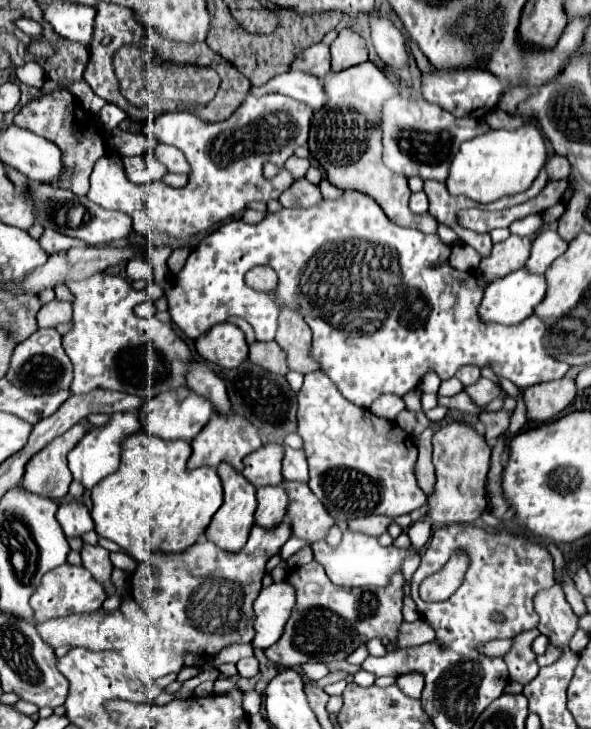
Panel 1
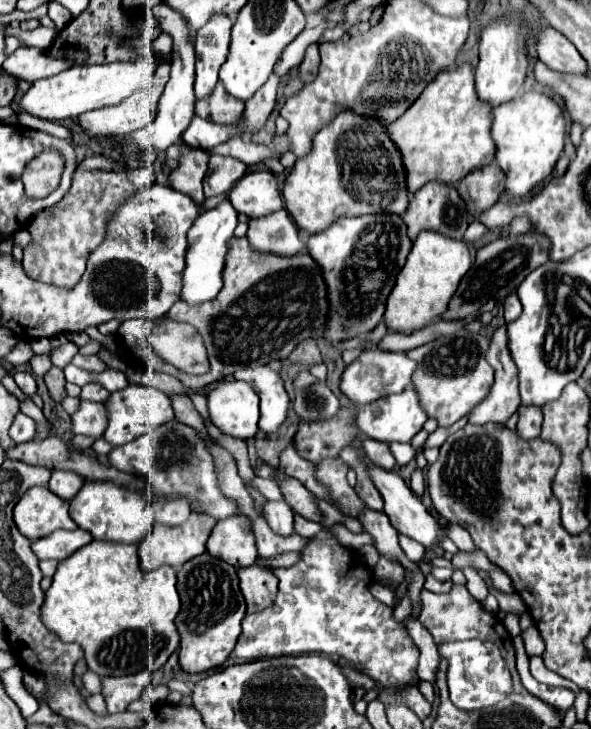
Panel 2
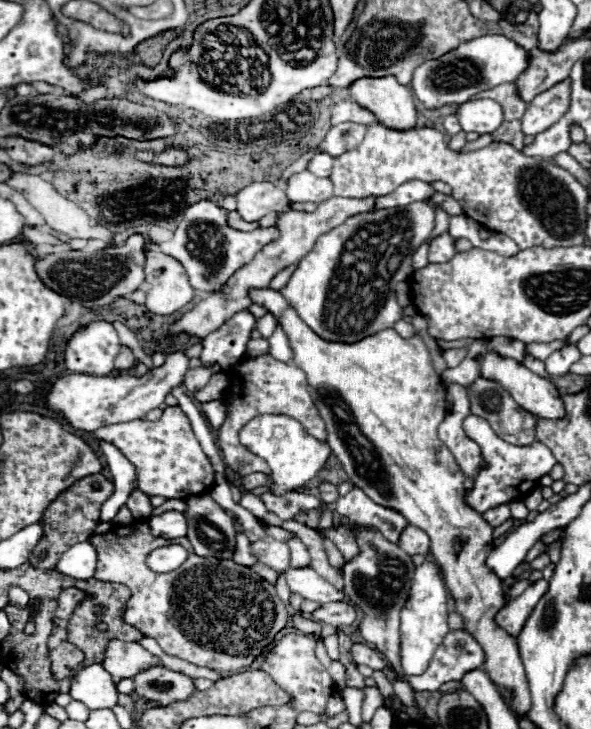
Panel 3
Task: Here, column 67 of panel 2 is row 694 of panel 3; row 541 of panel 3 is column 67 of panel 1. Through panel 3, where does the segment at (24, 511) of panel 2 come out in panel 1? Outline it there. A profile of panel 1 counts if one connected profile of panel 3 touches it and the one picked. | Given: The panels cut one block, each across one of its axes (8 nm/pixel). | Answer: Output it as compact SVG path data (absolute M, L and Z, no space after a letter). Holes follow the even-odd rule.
M80 422L34 454L26 464L22 486L28 492L40 494L44 498L64 498L72 482L66 454L84 438L84 434L86 422Z

